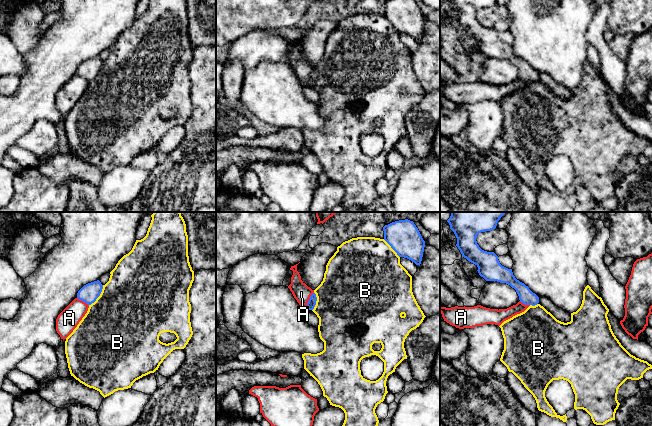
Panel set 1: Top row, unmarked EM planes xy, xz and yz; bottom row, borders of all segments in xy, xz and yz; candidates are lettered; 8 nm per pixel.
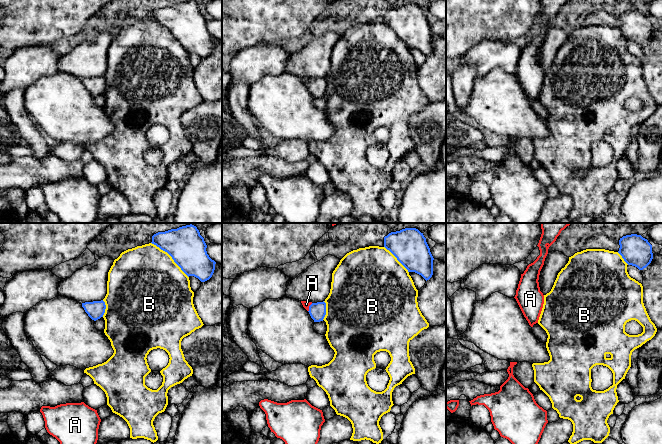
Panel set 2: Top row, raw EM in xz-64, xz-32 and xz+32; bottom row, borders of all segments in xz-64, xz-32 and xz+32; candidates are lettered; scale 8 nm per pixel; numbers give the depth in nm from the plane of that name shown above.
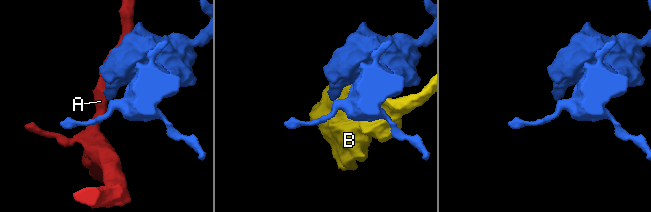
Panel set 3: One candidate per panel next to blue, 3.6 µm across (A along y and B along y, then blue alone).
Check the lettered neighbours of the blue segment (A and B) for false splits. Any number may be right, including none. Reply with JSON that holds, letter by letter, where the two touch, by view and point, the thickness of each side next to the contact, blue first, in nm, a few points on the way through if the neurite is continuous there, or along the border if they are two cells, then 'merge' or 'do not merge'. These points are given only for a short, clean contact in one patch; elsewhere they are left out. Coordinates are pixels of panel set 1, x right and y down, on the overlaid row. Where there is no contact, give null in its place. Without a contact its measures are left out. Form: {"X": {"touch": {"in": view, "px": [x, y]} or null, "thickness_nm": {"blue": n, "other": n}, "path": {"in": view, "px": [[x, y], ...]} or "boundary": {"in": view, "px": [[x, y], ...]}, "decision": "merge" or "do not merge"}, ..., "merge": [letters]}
{"A": {"touch": {"in": "xz", "px": [308, 301]}, "thickness_nm": {"blue": 70, "other": 140}, "boundary": {"in": "xz", "px": [[313, 292], [306, 309]]}, "decision": "do not merge"}, "B": {"touch": {"in": "xy", "px": [99, 295]}, "thickness_nm": {"blue": 150, "other": 500}, "decision": "do not merge"}, "merge": []}

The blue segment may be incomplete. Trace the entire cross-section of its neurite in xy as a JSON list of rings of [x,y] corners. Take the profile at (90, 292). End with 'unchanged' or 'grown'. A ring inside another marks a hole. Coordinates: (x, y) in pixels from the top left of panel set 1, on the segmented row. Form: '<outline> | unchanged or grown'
[[[99,280],[84,285],[77,293],[77,298],[91,305],[100,296],[103,285]]] | unchanged

